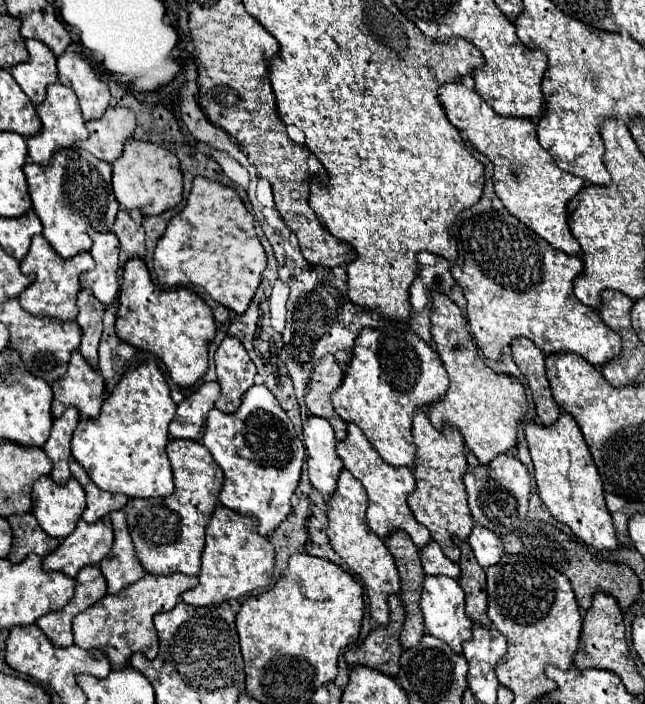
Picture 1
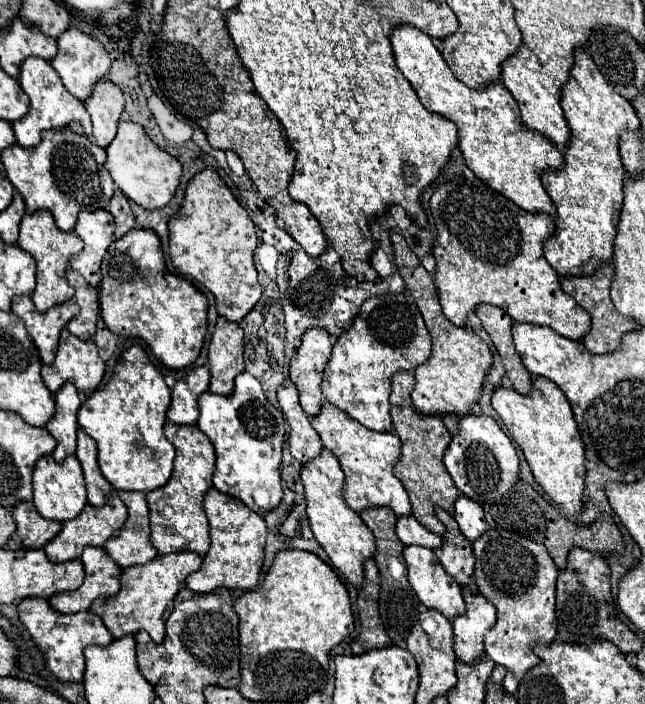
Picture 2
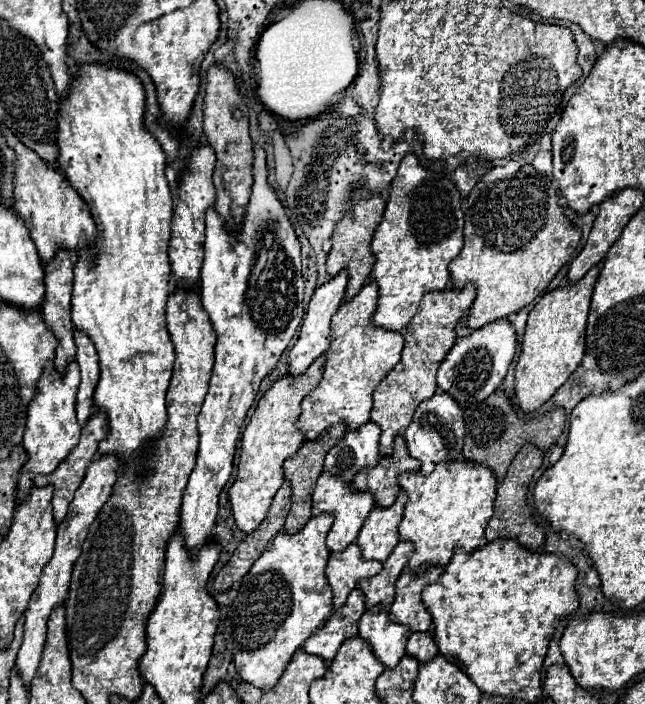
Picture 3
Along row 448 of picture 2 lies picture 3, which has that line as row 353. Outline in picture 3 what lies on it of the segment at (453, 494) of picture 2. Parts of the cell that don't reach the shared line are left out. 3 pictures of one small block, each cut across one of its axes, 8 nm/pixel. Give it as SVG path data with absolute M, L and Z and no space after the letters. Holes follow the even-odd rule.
M466 284L464 288L446 288L446 290L432 290L424 296L416 316L406 326L404 350L400 362L386 374L386 378L374 390L374 408L370 420L382 428L380 436L380 456L392 454L394 438L404 430L418 408L420 402L432 398L436 394L436 372L442 364L444 356L448 354L450 346L456 340L456 324L464 316L466 310L472 308L476 298L476 288Z

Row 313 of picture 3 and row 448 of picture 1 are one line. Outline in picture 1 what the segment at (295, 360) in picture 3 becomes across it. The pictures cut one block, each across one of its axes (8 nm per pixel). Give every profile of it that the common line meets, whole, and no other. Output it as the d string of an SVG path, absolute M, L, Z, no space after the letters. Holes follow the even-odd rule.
M310 416L304 422L304 446L308 452L308 476L312 486L326 498L336 492L342 462L336 454L336 438L330 422Z

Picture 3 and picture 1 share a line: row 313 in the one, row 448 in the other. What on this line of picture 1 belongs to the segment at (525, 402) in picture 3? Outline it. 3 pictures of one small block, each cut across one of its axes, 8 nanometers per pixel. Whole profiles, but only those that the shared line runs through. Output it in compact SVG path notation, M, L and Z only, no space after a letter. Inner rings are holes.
M562 412L554 426L524 424L524 432L534 462L538 494L550 514L558 522L570 526L572 534L582 544L594 550L618 552L618 538L612 524L612 516L606 508L602 480L576 420L568 412Z

